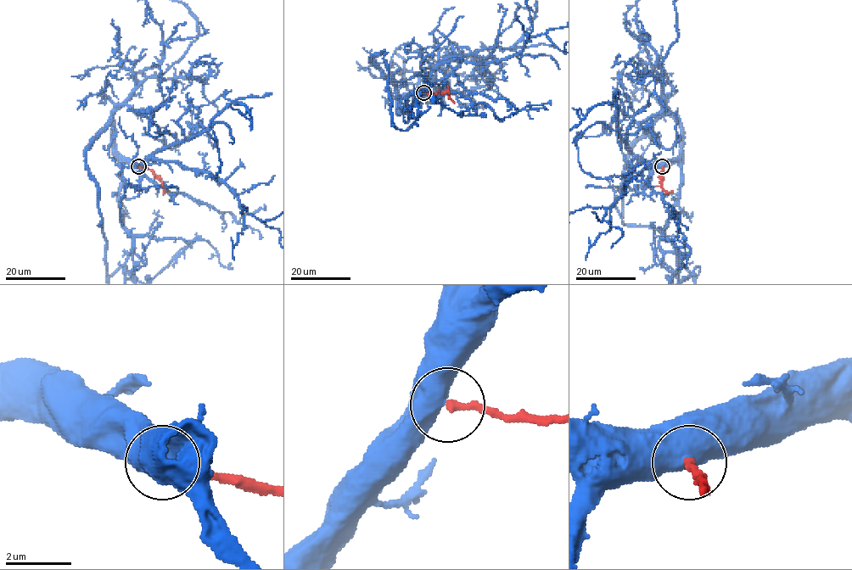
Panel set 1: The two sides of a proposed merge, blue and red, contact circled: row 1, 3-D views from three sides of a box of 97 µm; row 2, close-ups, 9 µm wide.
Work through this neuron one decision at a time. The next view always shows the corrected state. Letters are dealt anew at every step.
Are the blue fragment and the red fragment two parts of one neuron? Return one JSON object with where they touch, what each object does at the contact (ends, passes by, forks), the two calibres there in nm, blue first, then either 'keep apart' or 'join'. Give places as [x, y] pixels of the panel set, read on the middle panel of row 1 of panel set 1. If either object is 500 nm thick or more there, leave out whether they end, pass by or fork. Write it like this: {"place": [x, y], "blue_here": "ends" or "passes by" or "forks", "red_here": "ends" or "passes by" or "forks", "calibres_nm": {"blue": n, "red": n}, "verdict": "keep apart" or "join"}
{"place": [423, 92], "calibres_nm": {"blue": 700, "red": 240}, "verdict": "join"}

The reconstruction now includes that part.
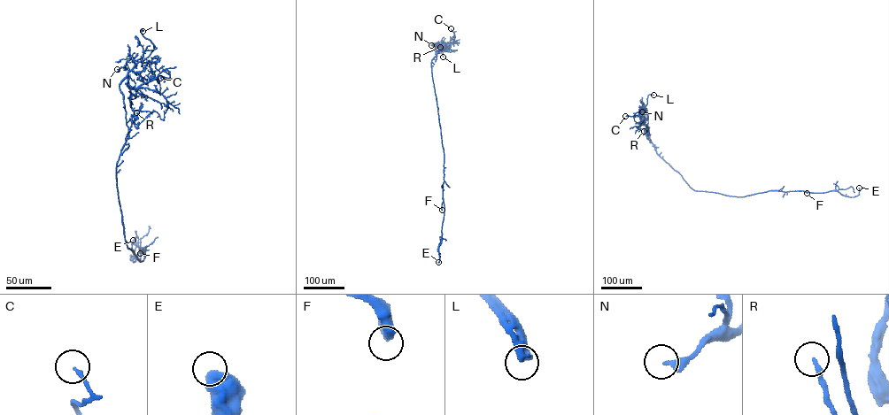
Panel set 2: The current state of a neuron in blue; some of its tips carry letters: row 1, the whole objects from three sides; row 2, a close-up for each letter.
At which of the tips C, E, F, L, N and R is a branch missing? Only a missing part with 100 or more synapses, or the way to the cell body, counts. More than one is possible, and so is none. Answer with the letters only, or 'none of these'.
L

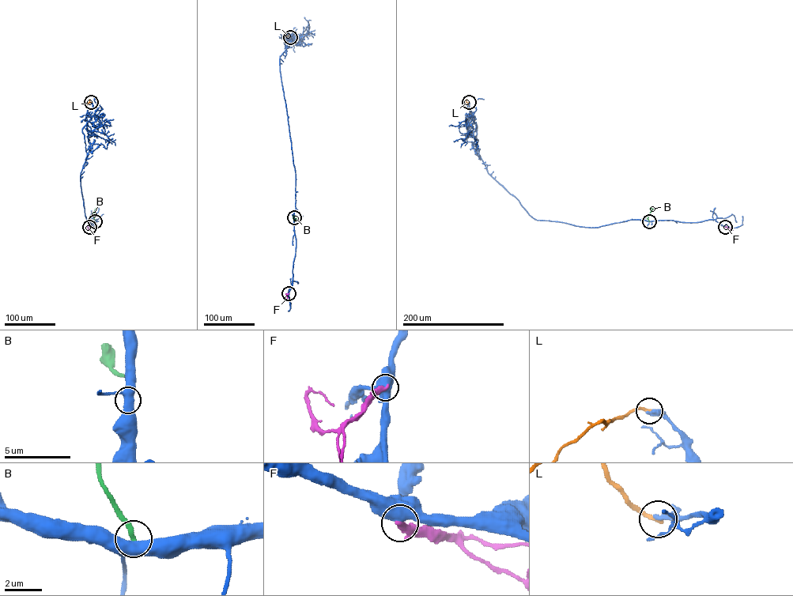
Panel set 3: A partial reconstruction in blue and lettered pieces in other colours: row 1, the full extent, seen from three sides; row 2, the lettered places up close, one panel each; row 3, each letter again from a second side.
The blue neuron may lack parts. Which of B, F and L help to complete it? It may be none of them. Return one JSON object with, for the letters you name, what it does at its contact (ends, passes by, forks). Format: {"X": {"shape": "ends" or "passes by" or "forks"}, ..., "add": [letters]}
{"add": []}

